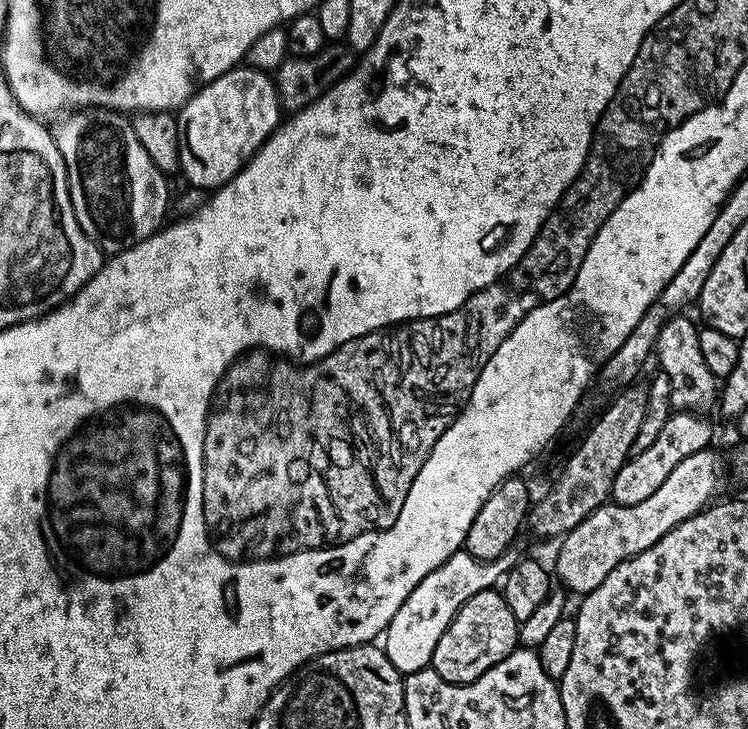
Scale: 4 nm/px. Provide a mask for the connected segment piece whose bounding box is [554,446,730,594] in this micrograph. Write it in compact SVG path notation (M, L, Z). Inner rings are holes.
M712 446L706 447L698 454L690 454L690 458L678 462L678 467L670 473L670 478L666 478L666 482L662 482L662 486L658 486L658 491L650 494L650 498L637 502L635 506L605 502L601 508L594 509L585 520L578 522L578 526L574 530L570 530L559 541L560 549L556 552L556 572L554 568L555 579L557 576L565 584L563 587L569 593L571 593L570 591L580 592L579 594L593 592L595 588L602 586L602 581L606 579L606 574L610 574L610 570L614 570L622 562L642 554L642 550L650 550L650 546L654 546L654 542L658 542L658 538L670 534L670 530L674 530L674 526L686 522L686 518L690 518L694 514L703 512L719 497L716 495L723 490L724 479L729 479L730 476L725 457L723 460L714 449L715 447Z

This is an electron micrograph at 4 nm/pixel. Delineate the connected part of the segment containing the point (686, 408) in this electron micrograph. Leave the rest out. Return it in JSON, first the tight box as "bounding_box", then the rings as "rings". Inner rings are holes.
{"bounding_box":[654,314,718,413],"rings":[[[688,314],[672,316],[666,322],[666,326],[662,326],[654,353],[655,359],[660,359],[660,368],[668,379],[668,389],[666,389],[668,403],[678,412],[699,413],[704,410],[700,408],[708,408],[711,404],[713,407],[718,396],[718,378],[710,374],[702,358],[702,349],[698,347],[700,328],[697,321],[693,320]]]}

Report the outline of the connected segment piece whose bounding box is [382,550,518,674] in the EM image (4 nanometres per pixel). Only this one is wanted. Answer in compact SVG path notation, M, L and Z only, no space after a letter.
M466 550L455 552L438 570L430 570L414 590L410 590L410 598L402 602L398 614L390 622L388 631L382 637L384 653L401 674L417 672L431 665L434 658L434 646L438 646L438 638L446 634L446 626L458 614L458 610L474 594L487 588L496 588L503 577L508 575L518 559L517 553L509 550L497 560L479 560Z

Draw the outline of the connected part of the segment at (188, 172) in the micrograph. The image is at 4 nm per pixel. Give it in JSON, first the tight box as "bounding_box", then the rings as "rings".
{"bounding_box":[175,66,282,190],"rings":[[[237,66],[198,89],[175,117],[182,176],[191,187],[215,190],[230,182],[268,141],[268,135],[282,123],[282,109],[275,79],[269,73]]]}

